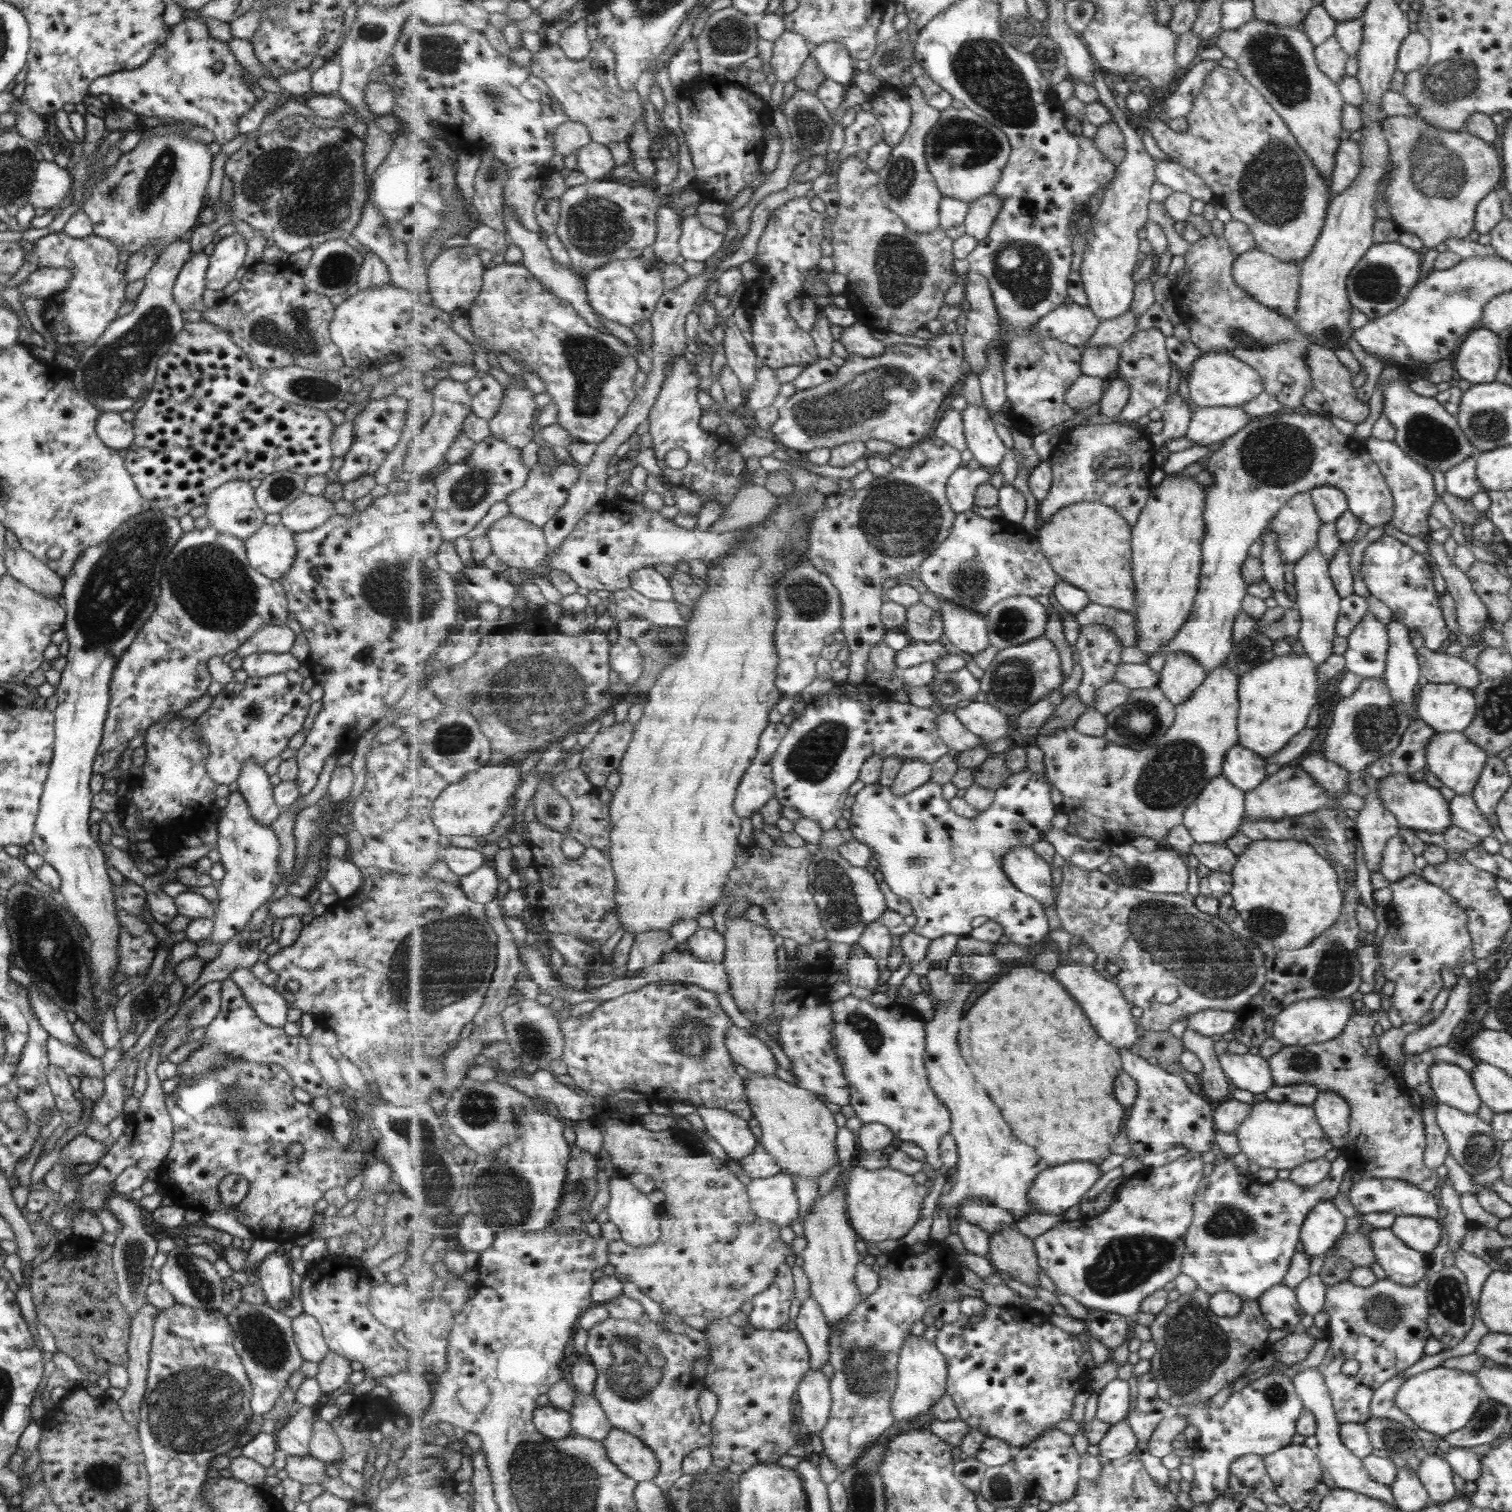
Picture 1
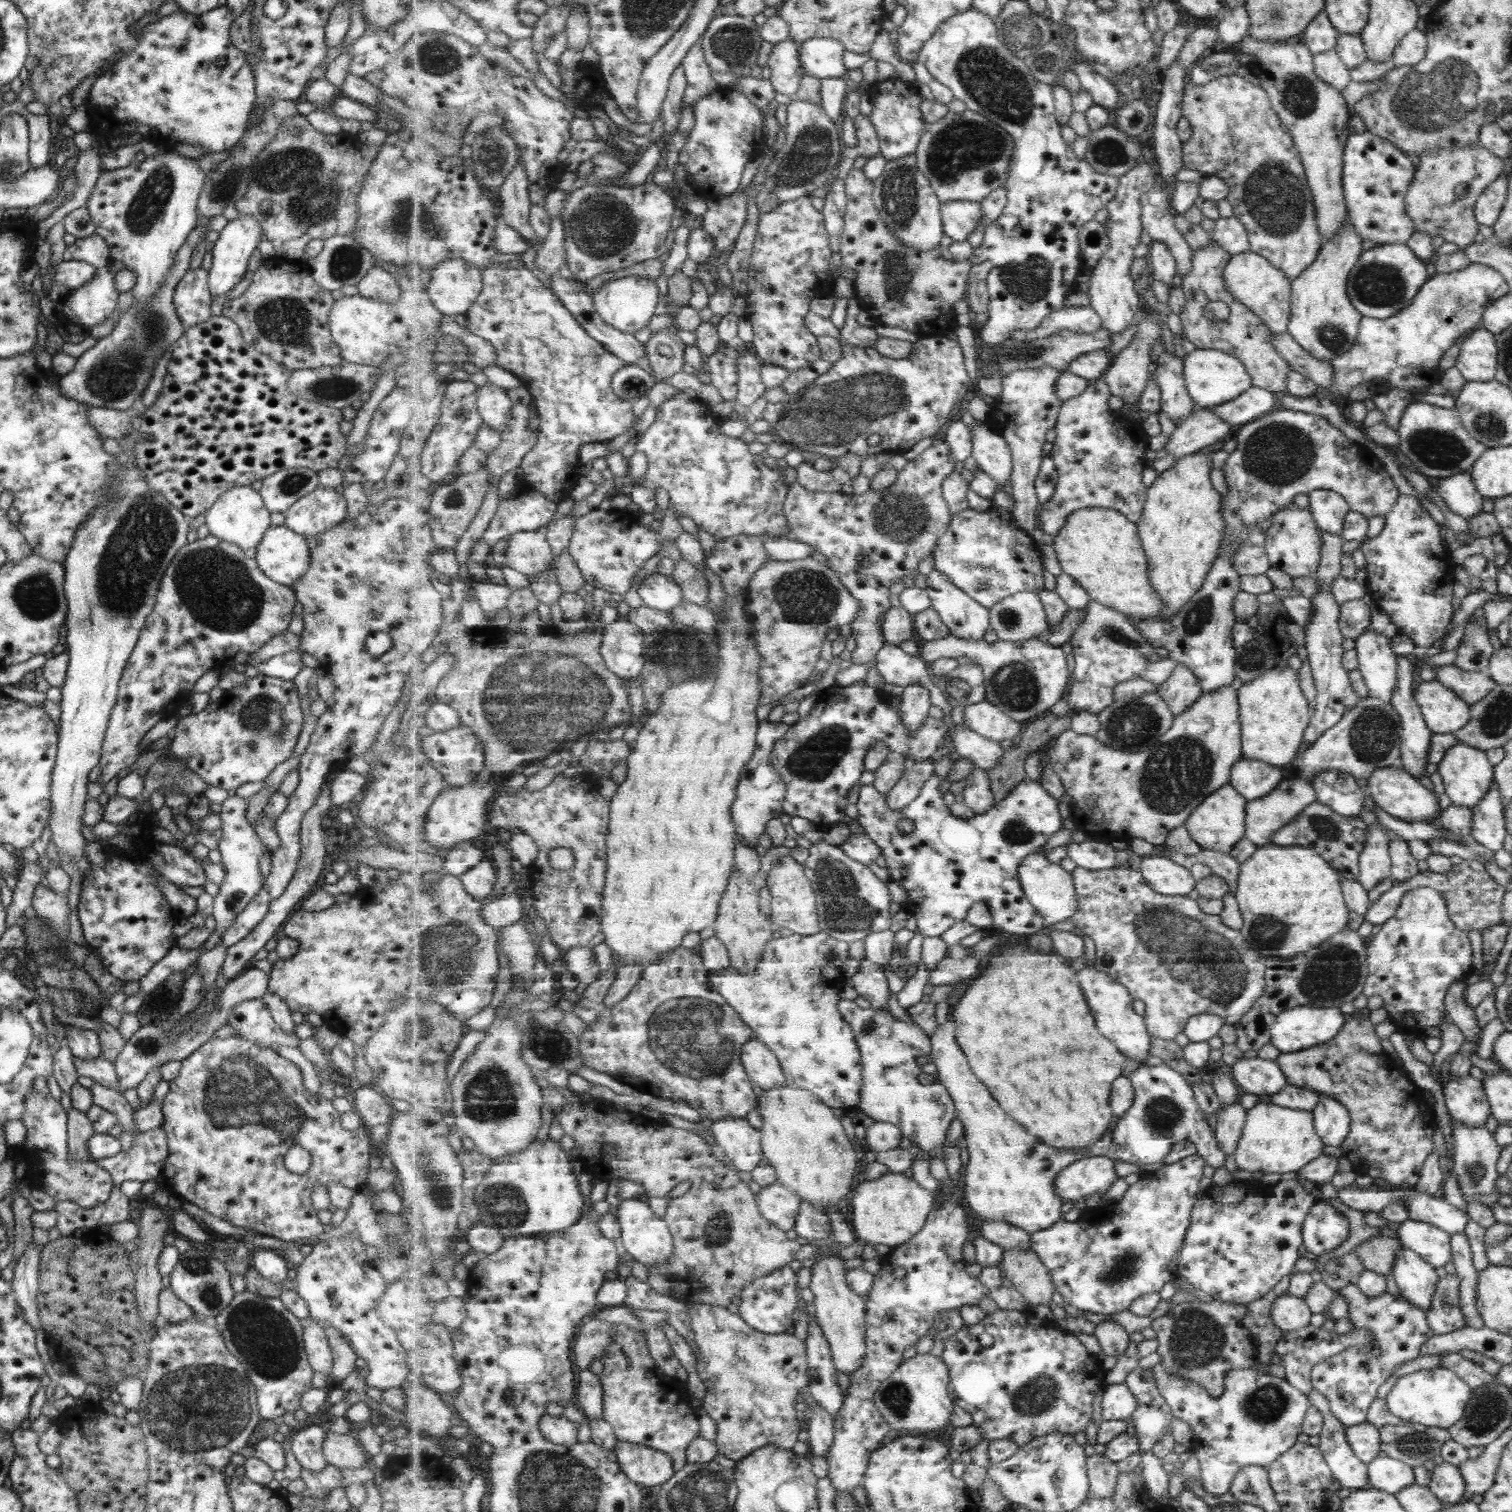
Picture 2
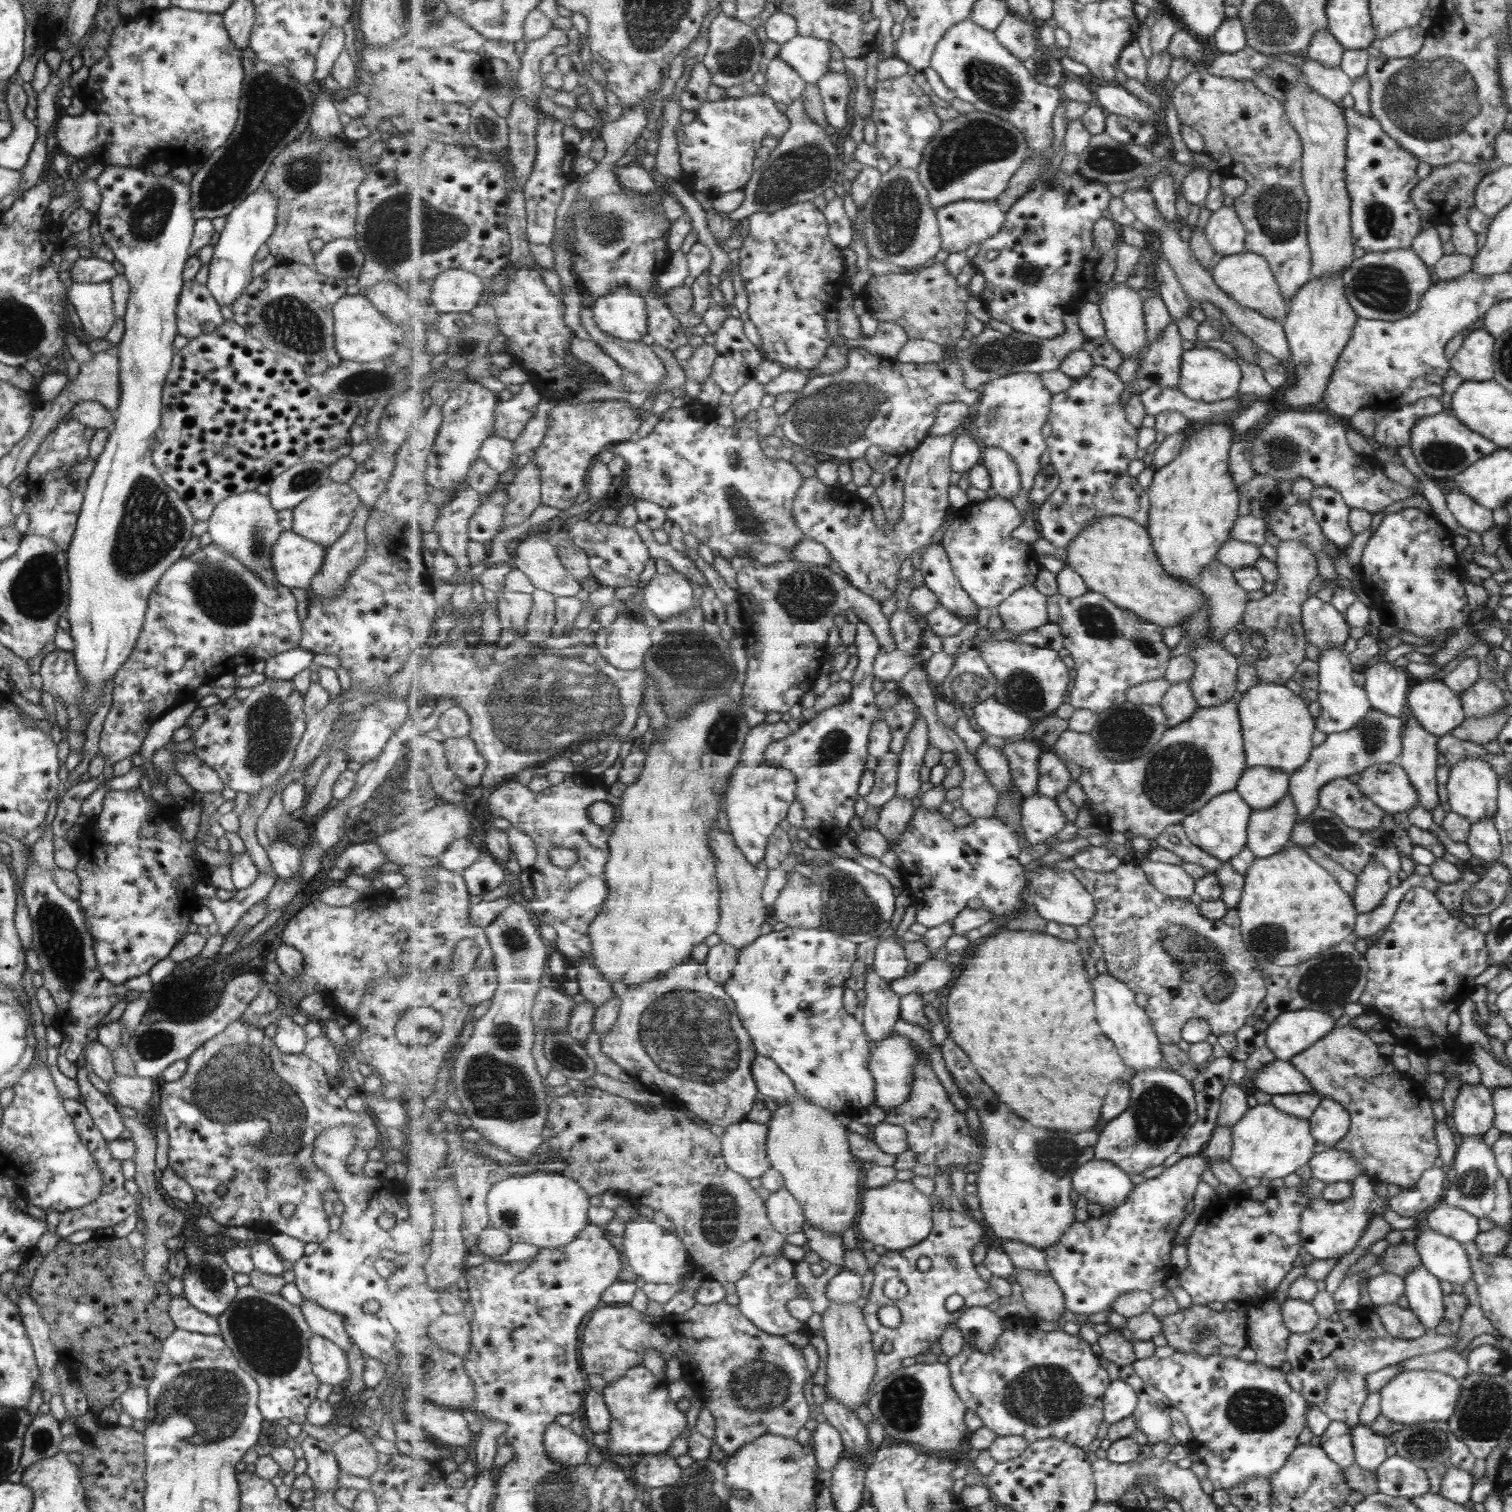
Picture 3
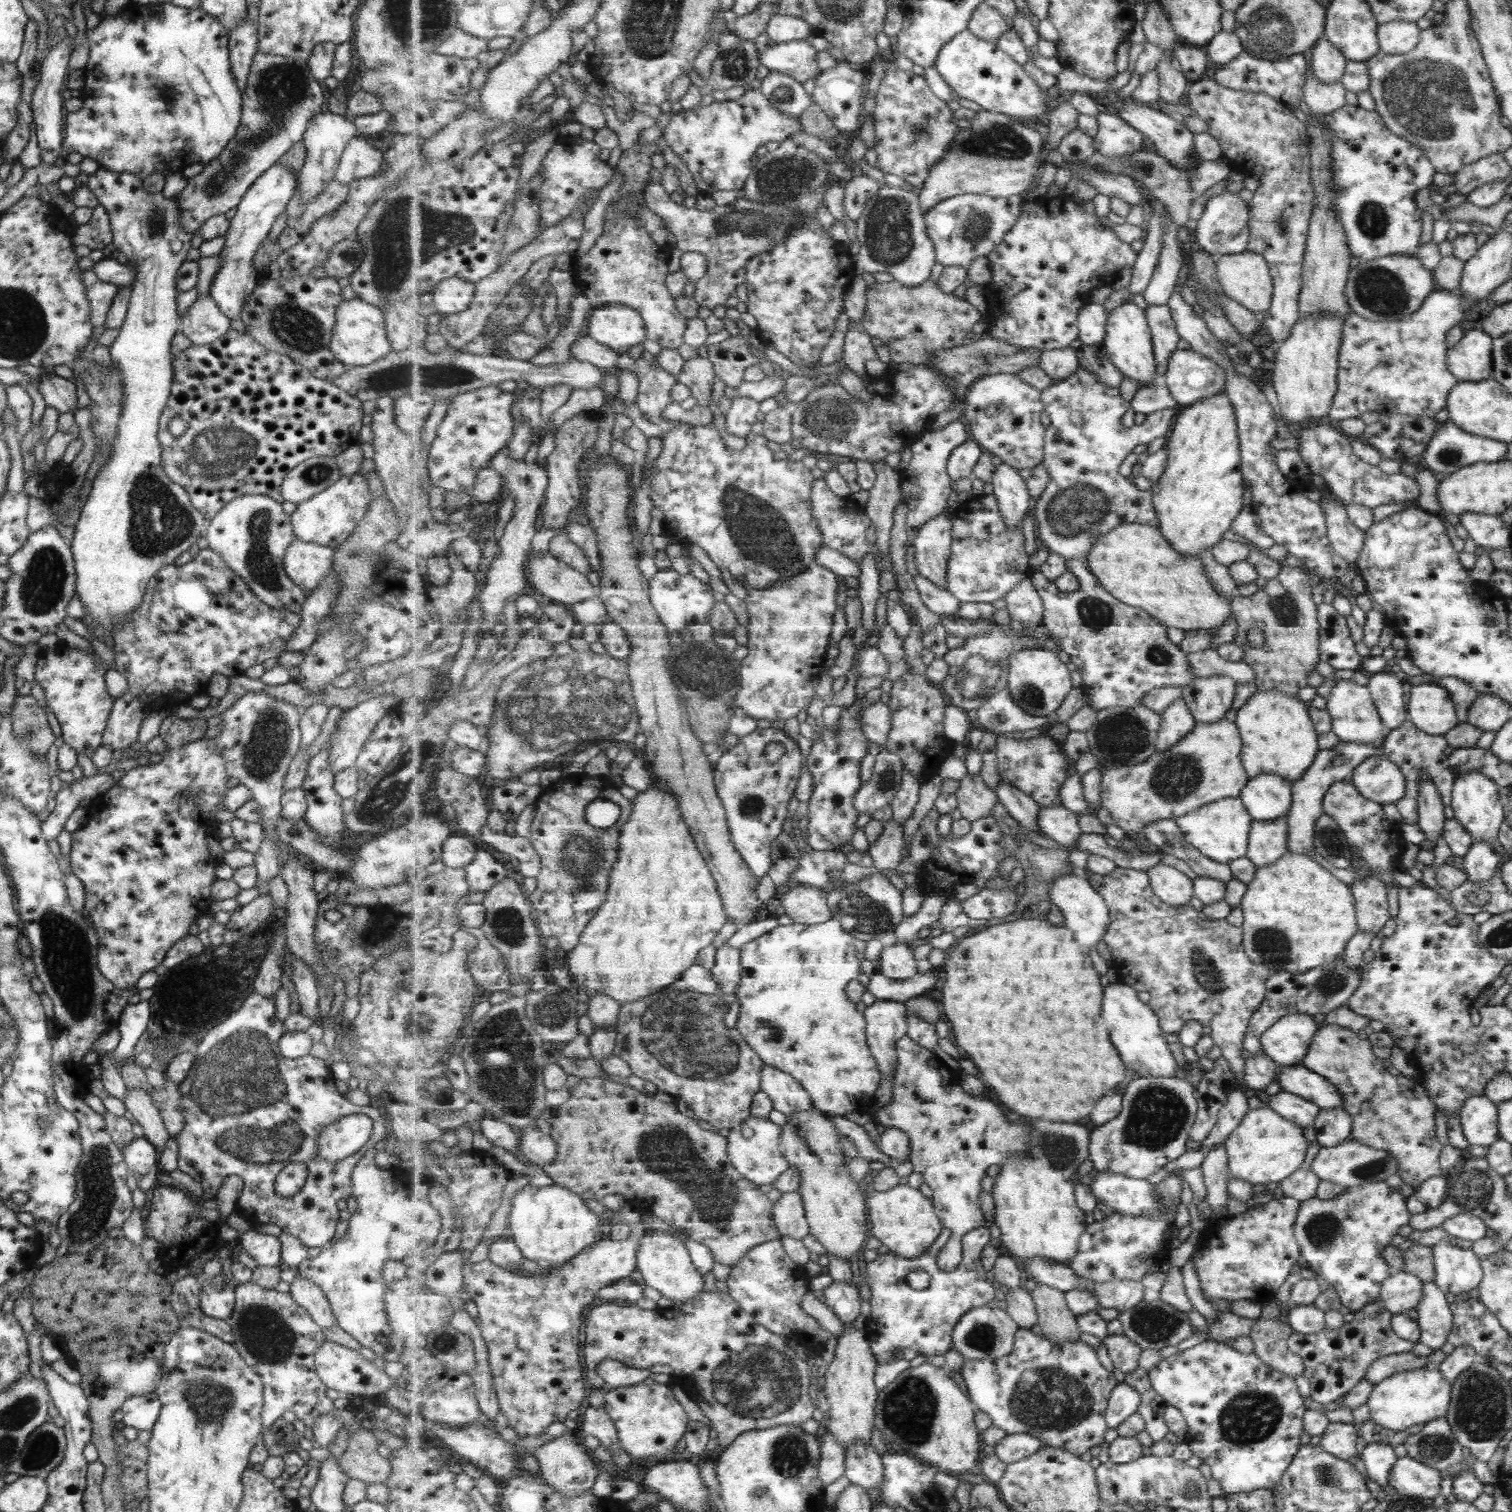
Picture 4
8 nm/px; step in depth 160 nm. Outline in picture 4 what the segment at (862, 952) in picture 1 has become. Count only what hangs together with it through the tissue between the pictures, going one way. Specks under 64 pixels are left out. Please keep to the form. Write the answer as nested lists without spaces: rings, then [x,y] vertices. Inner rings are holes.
[[[876,999],[876,1001],[866,1007],[862,1013],[864,1017],[868,1019],[868,1045],[874,1057],[877,1059],[882,1074],[882,1081],[879,1090],[876,1092],[876,1103],[872,1110],[868,1112],[869,1115],[876,1115],[877,1110],[888,1105],[893,1100],[895,1072],[898,1067],[896,1044],[900,1038],[908,1034],[908,1006],[904,1002]]]

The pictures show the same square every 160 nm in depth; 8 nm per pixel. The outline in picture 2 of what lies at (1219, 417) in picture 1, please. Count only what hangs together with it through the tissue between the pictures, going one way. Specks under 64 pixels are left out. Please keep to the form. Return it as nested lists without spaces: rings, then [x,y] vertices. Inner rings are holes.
[[[1205,409],[1195,411],[1176,425],[1164,450],[1177,459],[1183,458],[1223,438],[1229,427],[1230,424]]]

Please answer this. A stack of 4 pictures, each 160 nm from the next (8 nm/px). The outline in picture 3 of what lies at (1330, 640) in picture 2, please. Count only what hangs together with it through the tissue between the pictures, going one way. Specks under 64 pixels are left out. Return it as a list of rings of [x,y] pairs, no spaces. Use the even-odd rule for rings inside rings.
[[[1339,649],[1320,651],[1316,660],[1318,670],[1317,702],[1320,706],[1319,716],[1314,720],[1314,728],[1322,733],[1331,734],[1347,732],[1356,727],[1371,709],[1365,691],[1352,679],[1356,667],[1348,661],[1348,655]]]

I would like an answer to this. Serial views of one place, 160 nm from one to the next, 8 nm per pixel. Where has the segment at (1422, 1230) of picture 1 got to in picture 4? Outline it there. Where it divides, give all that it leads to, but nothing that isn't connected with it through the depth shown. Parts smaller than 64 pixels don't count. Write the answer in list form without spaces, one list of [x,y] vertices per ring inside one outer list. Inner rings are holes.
[[[1437,1242],[1431,1245],[1431,1257],[1435,1272],[1432,1281],[1441,1292],[1455,1295],[1477,1288],[1483,1274],[1480,1259],[1470,1249],[1463,1250],[1449,1242]]]

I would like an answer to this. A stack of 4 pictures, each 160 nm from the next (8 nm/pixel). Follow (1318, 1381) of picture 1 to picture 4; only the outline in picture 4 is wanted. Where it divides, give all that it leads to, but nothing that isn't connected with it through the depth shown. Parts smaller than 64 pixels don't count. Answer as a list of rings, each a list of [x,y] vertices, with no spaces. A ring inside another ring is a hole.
[[[1328,1422],[1326,1429],[1320,1434],[1319,1446],[1329,1454],[1347,1460],[1349,1456],[1356,1455],[1355,1439],[1356,1426],[1349,1423]]]

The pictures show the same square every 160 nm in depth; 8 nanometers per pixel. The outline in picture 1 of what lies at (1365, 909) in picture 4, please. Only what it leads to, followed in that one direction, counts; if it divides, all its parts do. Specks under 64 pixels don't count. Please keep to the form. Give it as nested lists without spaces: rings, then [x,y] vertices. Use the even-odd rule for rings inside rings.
[[[1370,789],[1362,799],[1363,806],[1355,817],[1356,838],[1360,842],[1367,870],[1378,871],[1385,842],[1398,835],[1399,824],[1395,817],[1382,807],[1377,790]]]

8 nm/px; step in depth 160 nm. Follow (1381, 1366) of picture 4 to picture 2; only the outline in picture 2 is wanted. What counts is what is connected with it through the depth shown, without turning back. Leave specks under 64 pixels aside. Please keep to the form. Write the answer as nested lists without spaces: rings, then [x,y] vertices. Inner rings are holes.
[[[1458,1352],[1440,1355],[1438,1366],[1454,1372],[1470,1389],[1489,1384],[1496,1380],[1496,1375],[1484,1371],[1480,1366],[1477,1366],[1477,1363],[1467,1360]]]

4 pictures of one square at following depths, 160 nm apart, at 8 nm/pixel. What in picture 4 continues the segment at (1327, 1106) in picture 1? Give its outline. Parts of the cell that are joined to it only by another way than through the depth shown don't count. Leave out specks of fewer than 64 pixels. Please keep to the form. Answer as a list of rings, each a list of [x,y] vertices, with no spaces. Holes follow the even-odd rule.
[[[1341,1108],[1320,1109],[1313,1119],[1312,1128],[1320,1147],[1330,1147],[1347,1140],[1350,1116]]]

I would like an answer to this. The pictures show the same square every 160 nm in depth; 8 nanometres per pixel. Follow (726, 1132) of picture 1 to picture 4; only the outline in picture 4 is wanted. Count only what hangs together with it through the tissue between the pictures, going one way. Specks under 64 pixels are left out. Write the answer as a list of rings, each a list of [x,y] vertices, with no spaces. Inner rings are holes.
[[[751,1115],[743,1126],[729,1130],[728,1155],[733,1166],[745,1175],[745,1178],[757,1185],[773,1185],[781,1174],[790,1169],[788,1159],[785,1158],[783,1147],[780,1146],[780,1136],[783,1132],[781,1125],[774,1124],[767,1117]]]

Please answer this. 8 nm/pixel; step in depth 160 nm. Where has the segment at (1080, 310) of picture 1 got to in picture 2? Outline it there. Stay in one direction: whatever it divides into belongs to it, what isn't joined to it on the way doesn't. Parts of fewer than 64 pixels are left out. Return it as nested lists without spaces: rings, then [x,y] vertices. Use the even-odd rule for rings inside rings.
[[[1064,307],[1059,313],[1053,312],[1051,316],[1047,317],[1040,324],[1040,328],[1032,331],[1017,329],[1012,332],[1012,337],[1021,342],[1049,338],[1057,334],[1059,328],[1072,330],[1073,332],[1094,333],[1096,330],[1103,328],[1103,322],[1104,320],[1092,307]]]

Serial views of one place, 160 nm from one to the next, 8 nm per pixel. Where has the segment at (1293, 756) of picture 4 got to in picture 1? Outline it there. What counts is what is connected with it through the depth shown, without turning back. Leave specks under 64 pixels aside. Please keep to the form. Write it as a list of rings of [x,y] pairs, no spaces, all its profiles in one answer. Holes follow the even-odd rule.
[[[1291,652],[1285,656],[1273,655],[1267,662],[1254,666],[1237,677],[1241,678],[1241,722],[1236,722],[1236,730],[1241,730],[1241,746],[1267,760],[1269,756],[1285,748],[1289,740],[1305,728],[1309,710],[1318,701],[1314,664],[1307,658],[1305,652],[1299,654]]]

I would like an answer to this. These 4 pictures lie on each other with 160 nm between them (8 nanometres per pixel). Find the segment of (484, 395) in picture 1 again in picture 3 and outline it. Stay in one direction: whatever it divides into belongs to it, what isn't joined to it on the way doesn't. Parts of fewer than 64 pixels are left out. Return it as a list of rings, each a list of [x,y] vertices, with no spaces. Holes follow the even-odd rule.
[[[530,381],[522,384],[521,390],[511,399],[500,400],[496,408],[496,435],[517,440],[533,418],[533,408],[543,398],[541,390]]]

